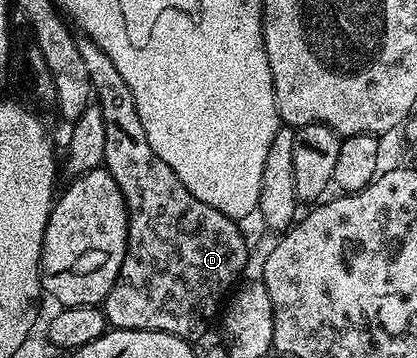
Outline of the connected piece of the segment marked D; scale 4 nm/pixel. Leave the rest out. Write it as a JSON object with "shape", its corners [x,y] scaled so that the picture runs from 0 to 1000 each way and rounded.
{"shape":[[[189,92],[180,103],[177,120],[192,145],[192,159],[201,168],[206,198],[211,198],[216,249],[230,277],[230,291],[240,302],[240,313],[249,313],[249,436],[245,439],[249,472],[269,492],[269,503],[278,503],[278,514],[288,514],[288,536],[297,536],[302,589],[312,606],[297,737],[288,737],[288,760],[245,855],[254,877],[254,897],[271,919],[393,925],[446,953],[470,955],[470,947],[492,933],[518,872],[523,869],[523,877],[530,869],[537,835],[564,807],[561,785],[578,771],[580,751],[590,743],[590,665],[580,656],[578,637],[571,634],[578,628],[564,612],[537,603],[537,592],[518,592],[518,581],[508,581],[508,570],[489,570],[489,559],[470,559],[470,547],[460,547],[460,536],[451,536],[451,525],[441,525],[432,492],[422,492],[422,480],[412,480],[412,469],[403,469],[403,458],[393,458],[393,447],[384,447],[384,436],[374,436],[374,425],[365,425],[365,402],[355,402],[355,380],[345,380],[345,346],[336,346],[336,313],[326,313],[326,279],[317,268],[317,246],[307,246],[297,212],[288,212],[288,198],[278,193],[278,179],[269,179],[261,156],[233,131],[209,95]]]}

